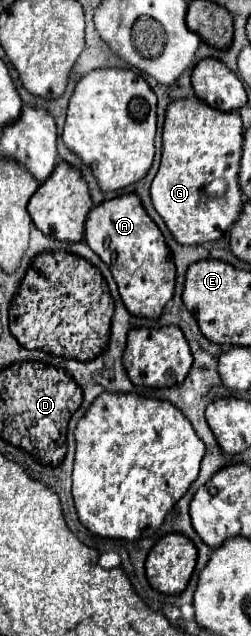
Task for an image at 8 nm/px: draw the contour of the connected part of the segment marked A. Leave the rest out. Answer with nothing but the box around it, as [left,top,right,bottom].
[85,194,175,318]

